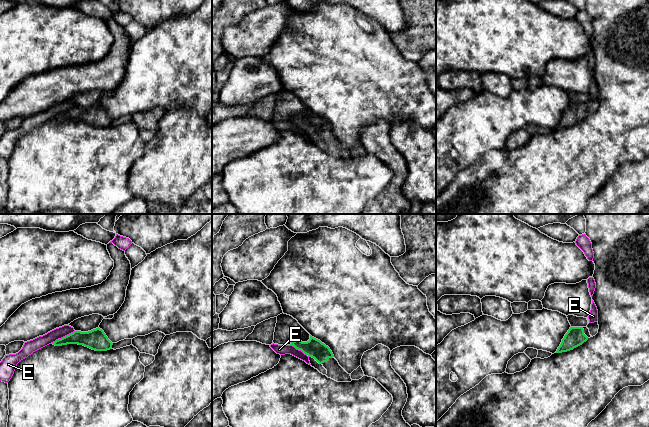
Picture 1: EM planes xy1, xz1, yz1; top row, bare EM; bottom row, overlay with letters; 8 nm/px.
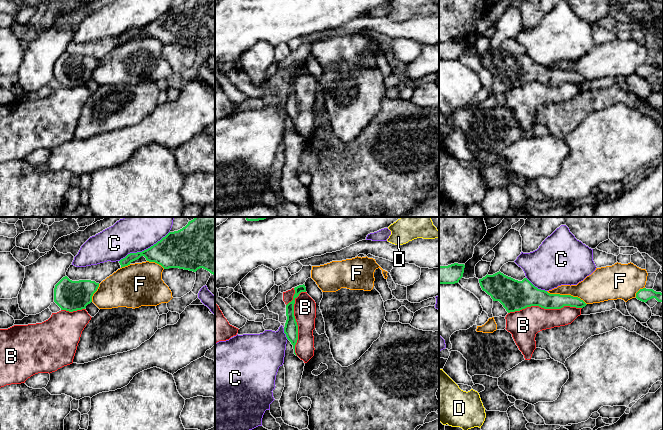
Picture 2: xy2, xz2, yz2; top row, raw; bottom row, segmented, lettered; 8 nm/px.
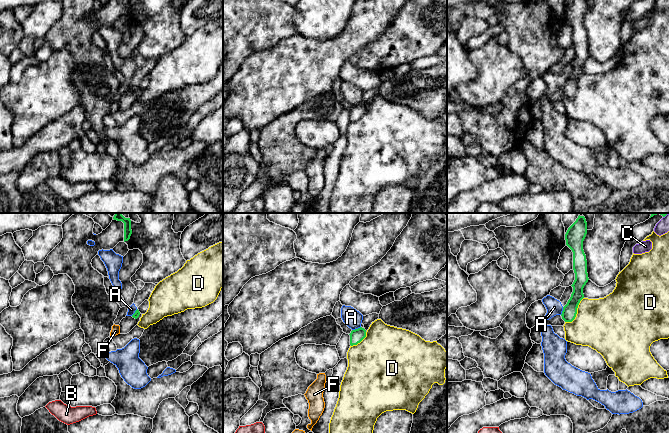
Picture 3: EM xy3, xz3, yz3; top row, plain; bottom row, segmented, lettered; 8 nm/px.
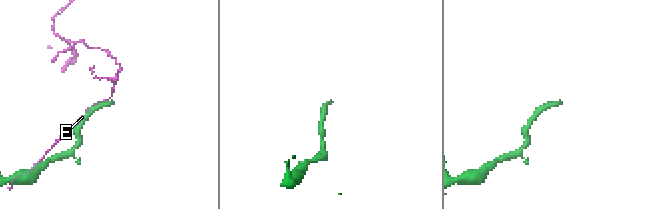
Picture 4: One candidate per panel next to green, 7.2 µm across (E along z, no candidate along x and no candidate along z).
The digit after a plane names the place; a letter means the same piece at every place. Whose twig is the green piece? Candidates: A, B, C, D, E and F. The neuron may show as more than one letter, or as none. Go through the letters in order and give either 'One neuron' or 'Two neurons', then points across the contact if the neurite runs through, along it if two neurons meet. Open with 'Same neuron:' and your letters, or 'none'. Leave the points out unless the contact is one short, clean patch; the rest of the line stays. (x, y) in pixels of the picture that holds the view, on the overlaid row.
Same neuron: none
A: Two neurons. Boundary: xz3 (360, 326), (352, 330)
B: Two neurons
C: Two neurons
D: Two neurons. Boundary: yz3 (583, 297), (578, 305), (576, 316), (571, 321), (565, 322)
E: Two neurons
F: Two neurons

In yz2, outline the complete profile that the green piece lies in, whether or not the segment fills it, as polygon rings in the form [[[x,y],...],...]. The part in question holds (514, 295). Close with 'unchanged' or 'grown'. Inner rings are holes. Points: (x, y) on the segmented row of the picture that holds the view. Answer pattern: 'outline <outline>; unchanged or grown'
outline [[[501,273],[486,275],[479,279],[483,291],[493,301],[499,301],[508,313],[527,307],[539,306],[544,309],[561,309],[564,306],[583,308],[587,304],[571,295],[550,294],[535,287],[527,278],[515,280]]]; unchanged

